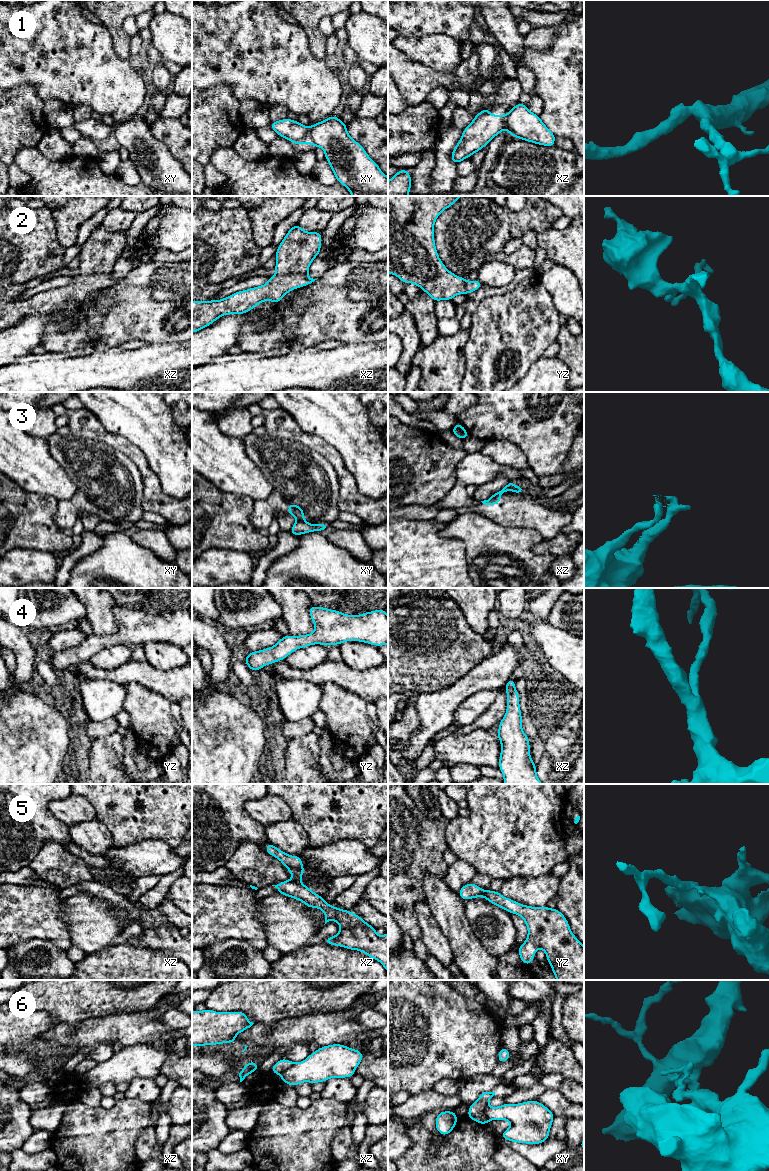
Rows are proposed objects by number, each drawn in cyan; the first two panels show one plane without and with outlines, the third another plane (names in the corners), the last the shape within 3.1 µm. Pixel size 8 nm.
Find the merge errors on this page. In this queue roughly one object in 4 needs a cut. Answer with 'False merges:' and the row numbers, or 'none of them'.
False merges: 1, 3, 5, 6

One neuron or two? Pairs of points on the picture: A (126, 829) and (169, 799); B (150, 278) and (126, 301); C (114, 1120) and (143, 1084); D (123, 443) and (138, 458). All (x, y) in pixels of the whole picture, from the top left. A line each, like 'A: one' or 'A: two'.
A: one
B: two
C: two
D: one

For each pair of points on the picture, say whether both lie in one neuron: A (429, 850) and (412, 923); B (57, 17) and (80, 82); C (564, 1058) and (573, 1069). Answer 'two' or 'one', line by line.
A: one
B: one
C: one

